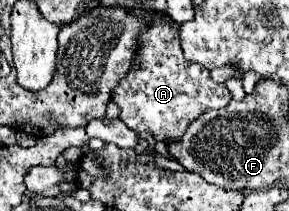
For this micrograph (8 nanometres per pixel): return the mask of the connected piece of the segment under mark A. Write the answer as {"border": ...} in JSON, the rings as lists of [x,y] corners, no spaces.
{"border":[[[160,19],[146,33],[140,35],[140,47],[136,51],[142,69],[130,71],[120,85],[112,91],[112,101],[122,109],[120,119],[136,133],[150,131],[156,139],[180,139],[186,127],[202,111],[226,107],[232,99],[230,91],[222,83],[214,83],[210,71],[198,63],[188,63],[182,55],[178,25],[172,19]]]}

